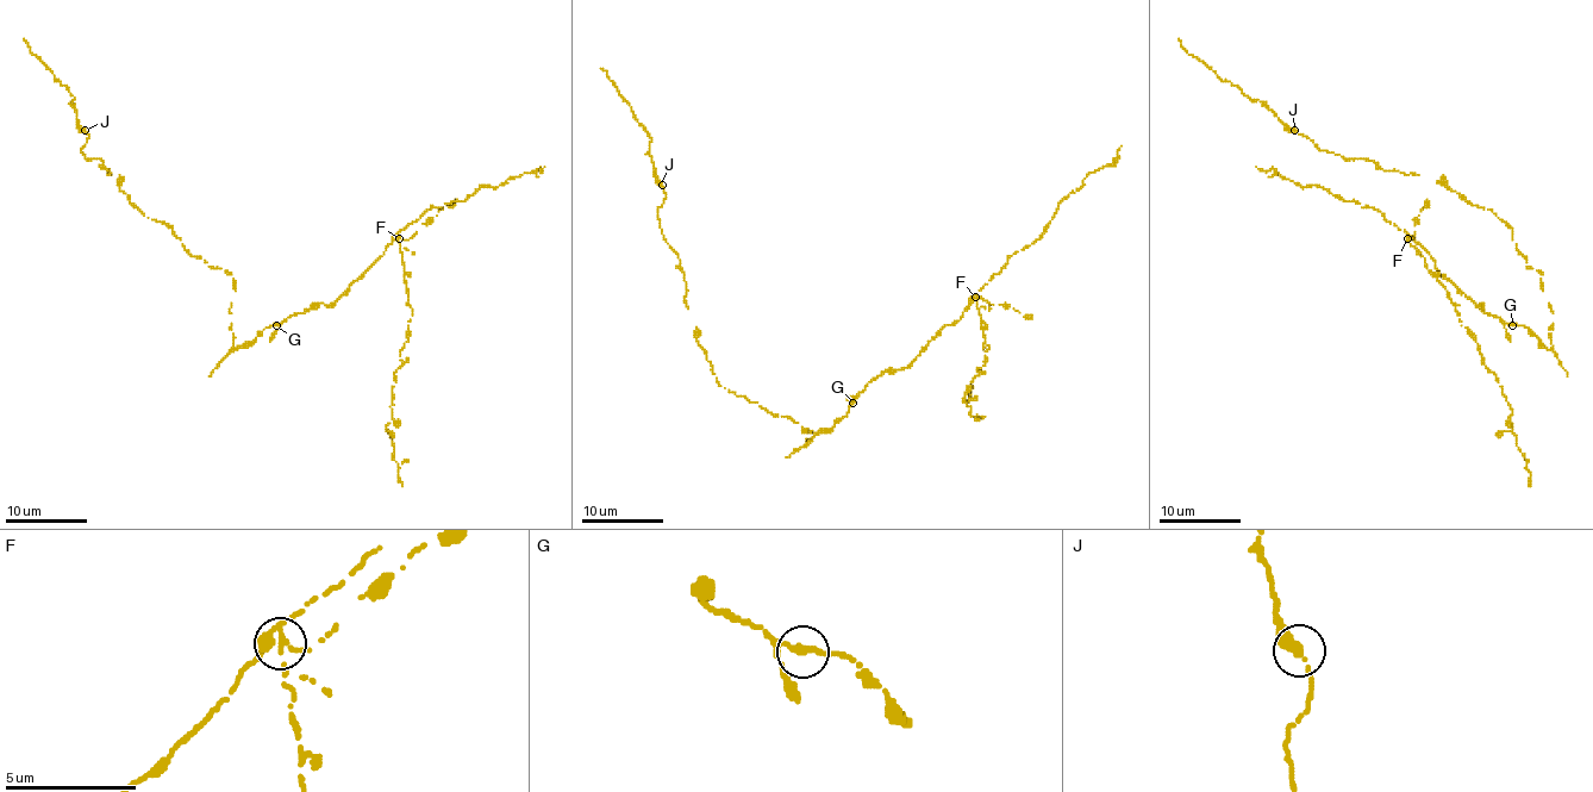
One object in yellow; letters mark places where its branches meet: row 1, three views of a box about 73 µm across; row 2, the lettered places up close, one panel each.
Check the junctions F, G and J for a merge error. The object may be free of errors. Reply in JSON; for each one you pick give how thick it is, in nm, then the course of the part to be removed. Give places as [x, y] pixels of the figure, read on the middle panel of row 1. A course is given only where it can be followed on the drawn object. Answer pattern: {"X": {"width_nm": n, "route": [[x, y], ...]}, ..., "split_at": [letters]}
{"F": {"width_nm": 240, "route": [[975, 297], [989, 349], [970, 384], [967, 400], [970, 400], [962, 403], [975, 421], [979, 418]]}, "split_at": ["F"]}

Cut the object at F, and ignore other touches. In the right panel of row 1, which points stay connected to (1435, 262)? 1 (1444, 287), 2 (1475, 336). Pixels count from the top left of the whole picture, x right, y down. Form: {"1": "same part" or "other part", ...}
{"1": "other part", "2": "other part"}

